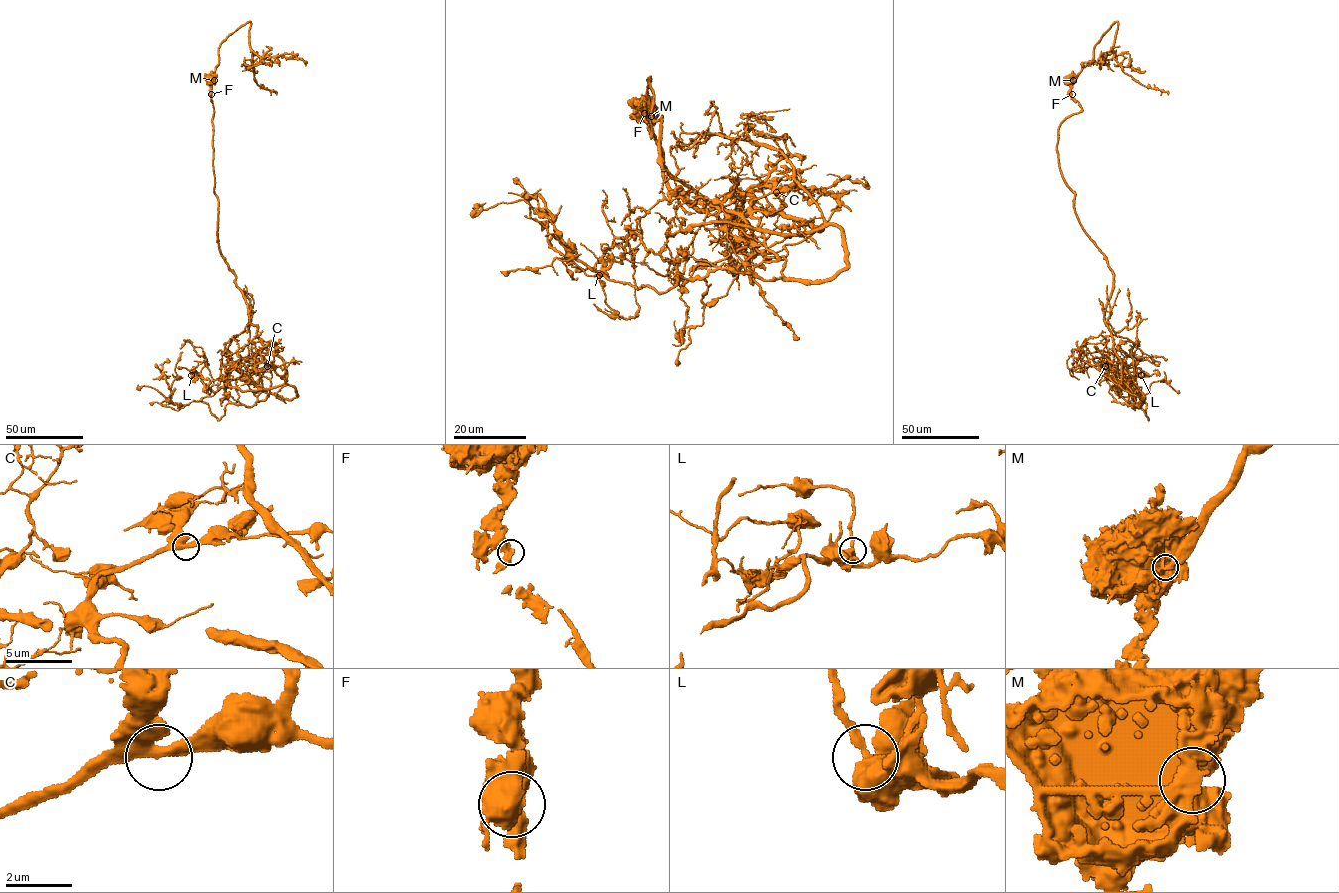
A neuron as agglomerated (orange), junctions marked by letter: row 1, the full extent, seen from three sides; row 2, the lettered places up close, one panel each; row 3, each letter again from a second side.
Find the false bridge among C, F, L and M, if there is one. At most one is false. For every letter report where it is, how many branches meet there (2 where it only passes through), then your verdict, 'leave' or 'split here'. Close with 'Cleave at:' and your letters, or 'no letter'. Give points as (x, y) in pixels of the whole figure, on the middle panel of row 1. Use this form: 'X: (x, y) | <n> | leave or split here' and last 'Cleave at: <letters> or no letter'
C: (776, 192) | 2 | leave
F: (644, 113) | 2 | leave
L: (599, 275) | 2 | leave
M: (651, 116) | 2 | split here
Cleave at: M

